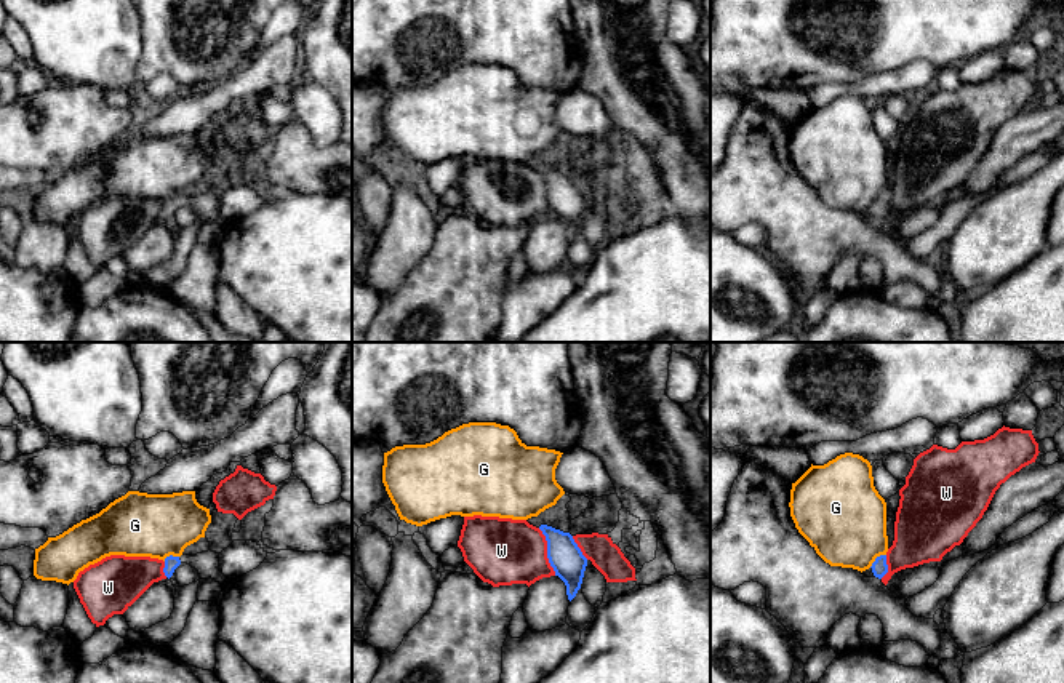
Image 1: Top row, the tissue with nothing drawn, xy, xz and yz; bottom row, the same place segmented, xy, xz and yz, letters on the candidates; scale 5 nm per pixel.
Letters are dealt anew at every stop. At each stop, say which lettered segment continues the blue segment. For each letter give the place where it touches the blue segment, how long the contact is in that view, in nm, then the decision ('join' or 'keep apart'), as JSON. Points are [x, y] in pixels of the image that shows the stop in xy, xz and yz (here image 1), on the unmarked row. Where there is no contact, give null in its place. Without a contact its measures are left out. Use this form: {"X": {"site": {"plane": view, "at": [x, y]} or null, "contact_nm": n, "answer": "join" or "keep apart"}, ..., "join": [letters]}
{"G": {"site": {"plane": "yz", "at": [876, 200]}, "contact_nm": 110, "answer": "keep apart"}, "W": {"site": {"plane": "xz", "at": [548, 194]}, "contact_nm": 260, "answer": "keep apart"}, "join": []}

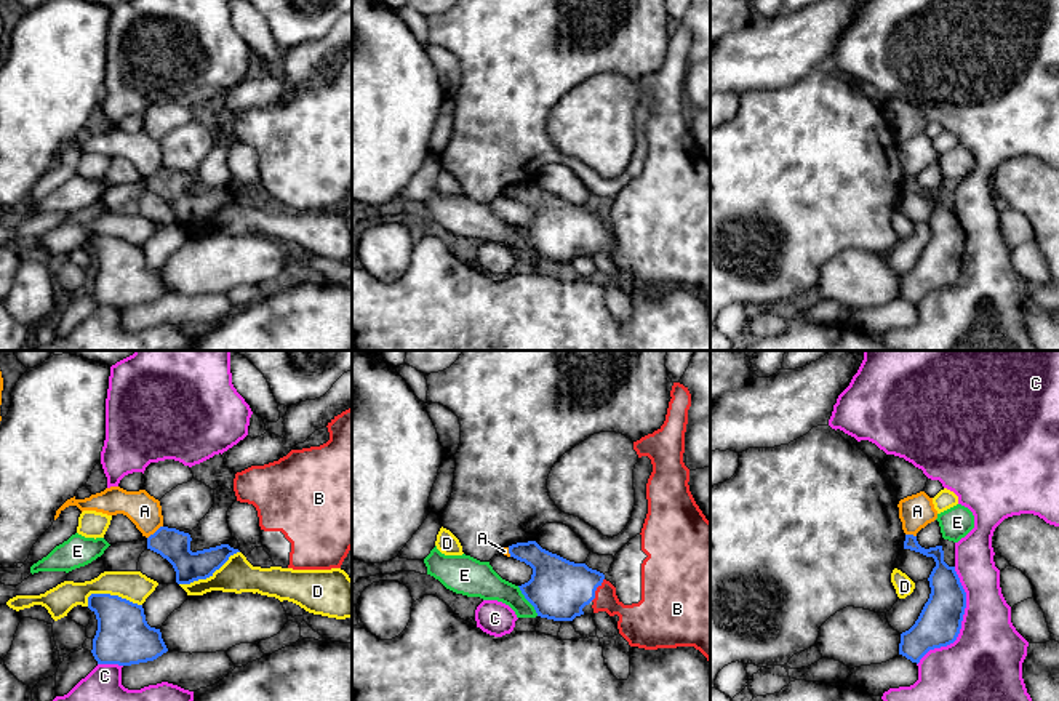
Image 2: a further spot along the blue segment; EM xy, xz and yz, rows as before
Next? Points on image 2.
{"A": {"site": {"plane": "xy", "at": [155, 173]}, "contact_nm": 100, "answer": "keep apart"}, "B": {"site": {"plane": "xz", "at": [595, 231]}, "contact_nm": 140, "answer": "join"}, "C": {"site": {"plane": "yz", "at": [960, 264]}, "contact_nm": 550, "answer": "keep apart"}, "D": {"site": {"plane": "xy", "at": [208, 218]}, "contact_nm": 340, "answer": "keep apart"}, "E": {"site": {"plane": "xz", "at": [527, 240]}, "contact_nm": 190, "answer": "keep apart"}, "join": ["B"]}

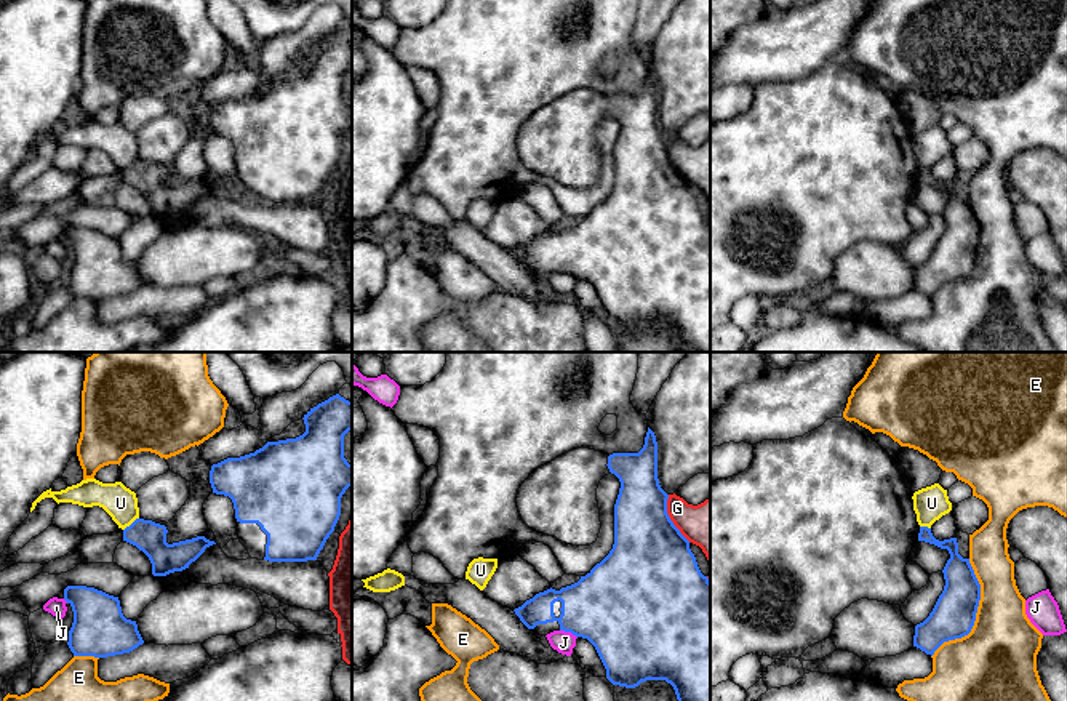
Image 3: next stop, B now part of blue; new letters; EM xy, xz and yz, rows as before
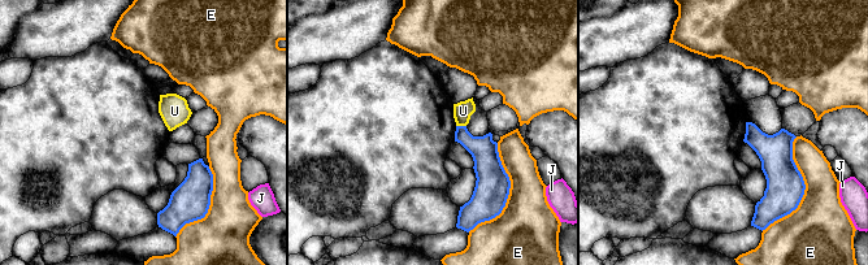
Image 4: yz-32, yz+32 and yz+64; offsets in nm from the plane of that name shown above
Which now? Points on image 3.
{"E": {"site": {"plane": "yz", "at": [975, 256]}, "contact_nm": 550, "answer": "keep apart"}, "G": {"site": {"plane": "xz", "at": [669, 160]}, "contact_nm": 260, "answer": "keep apart"}, "J": {"site": {"plane": "xz", "at": [568, 272]}, "contact_nm": 100, "answer": "keep apart"}, "U": {"site": {"plane": "xy", "at": [131, 165]}, "contact_nm": 100, "answer": "keep apart"}, "join": []}

